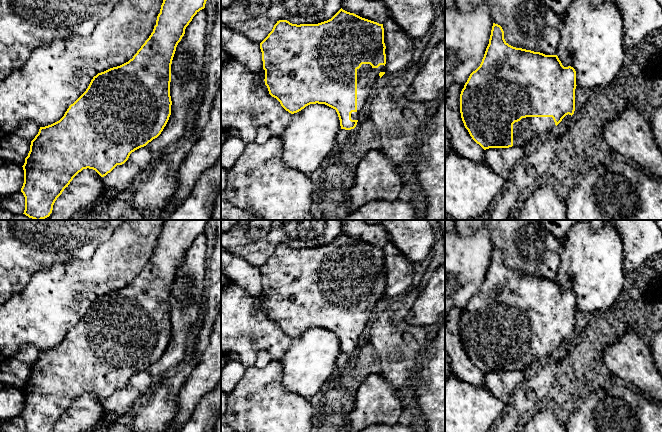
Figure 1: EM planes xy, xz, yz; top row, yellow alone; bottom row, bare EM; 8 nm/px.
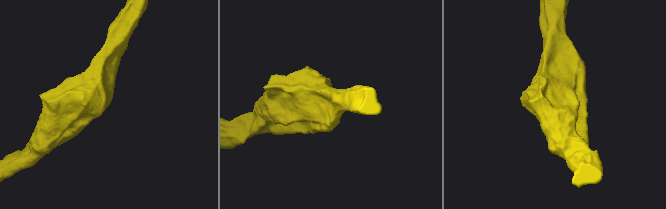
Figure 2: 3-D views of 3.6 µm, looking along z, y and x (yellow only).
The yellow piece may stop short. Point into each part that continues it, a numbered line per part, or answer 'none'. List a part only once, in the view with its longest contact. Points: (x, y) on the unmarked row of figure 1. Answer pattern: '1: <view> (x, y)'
1: xz (367, 301)

